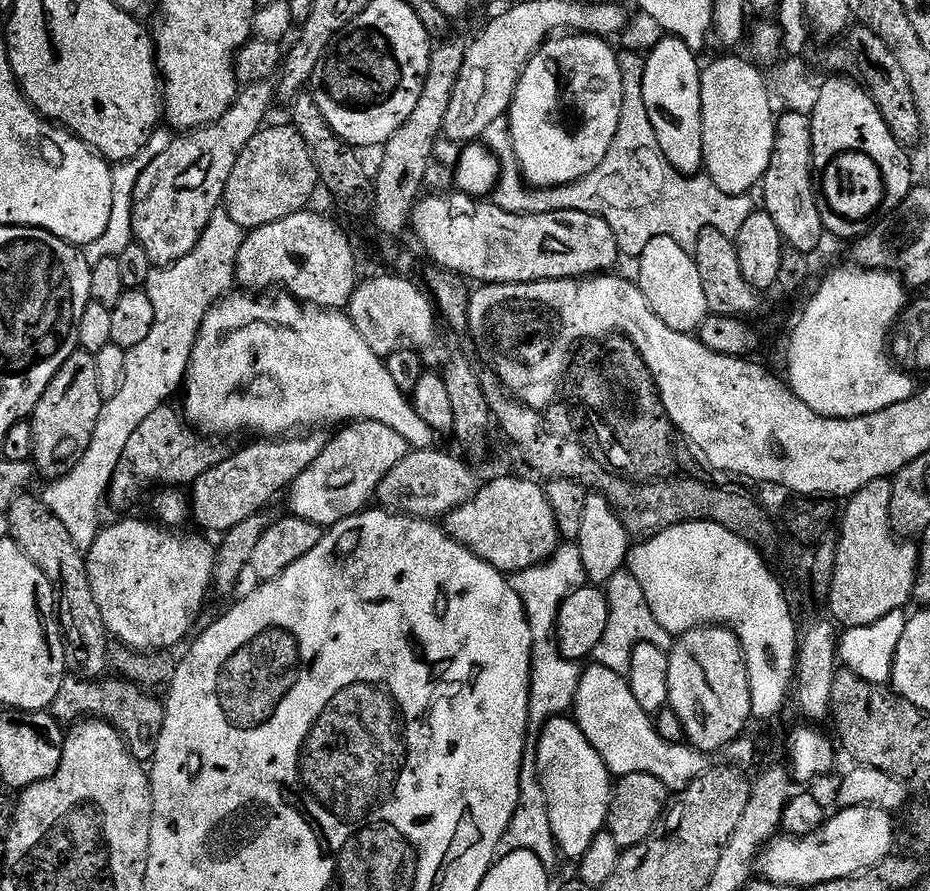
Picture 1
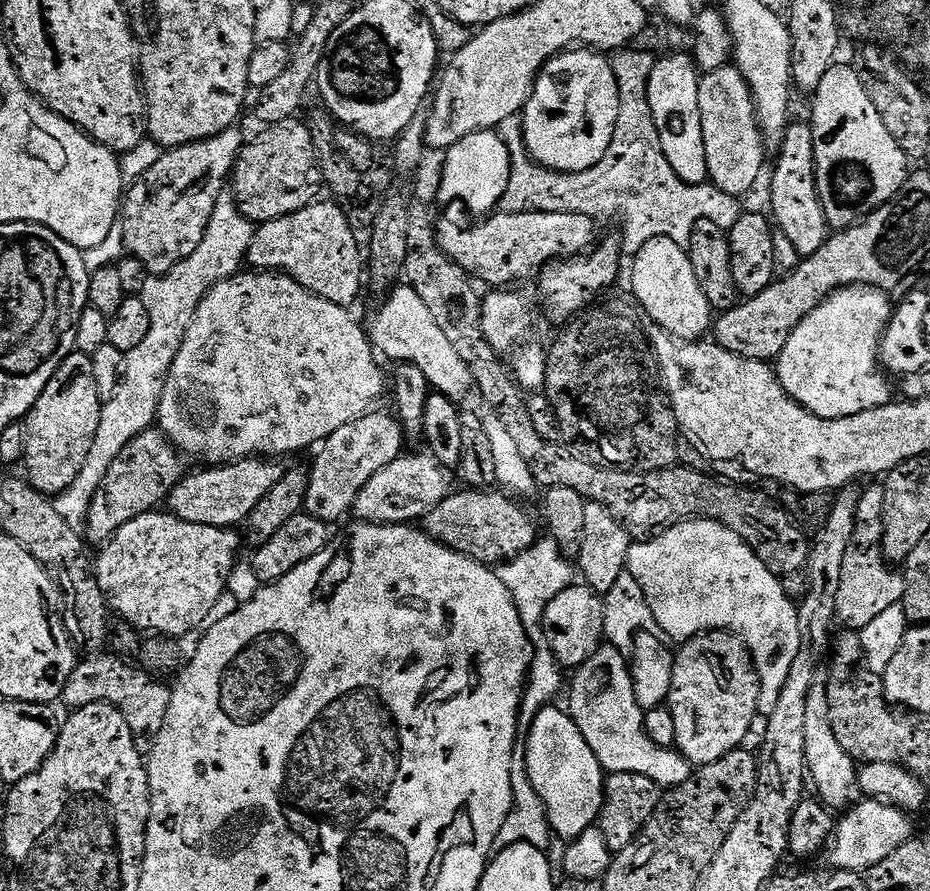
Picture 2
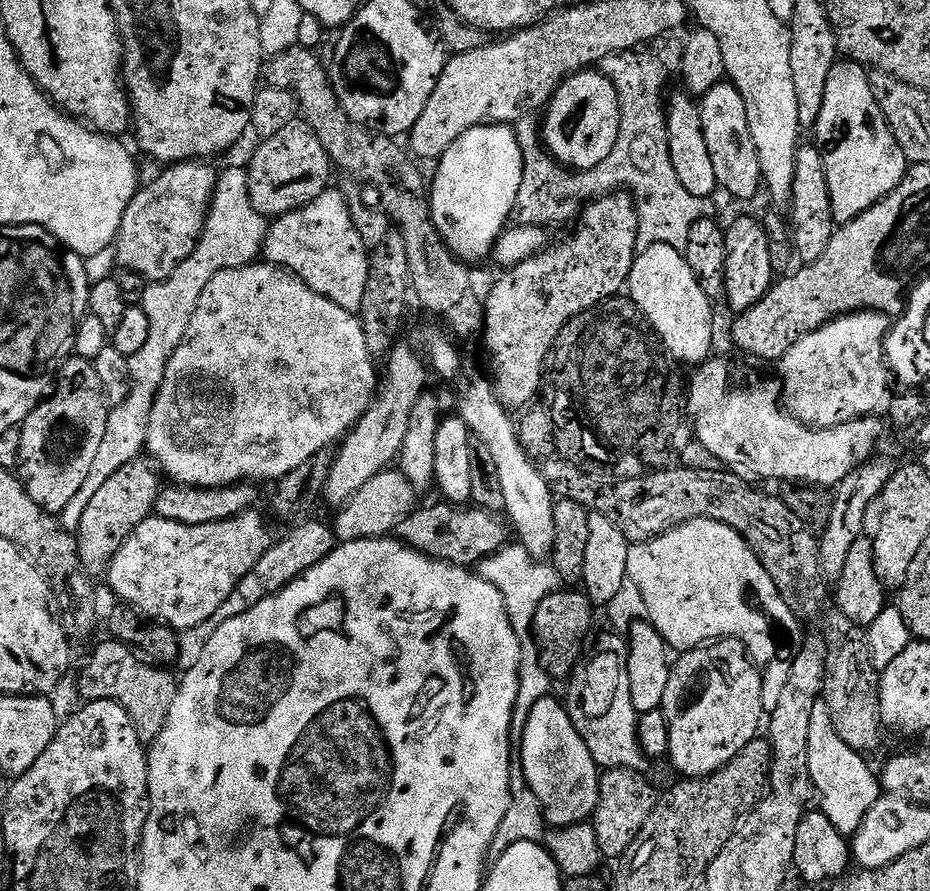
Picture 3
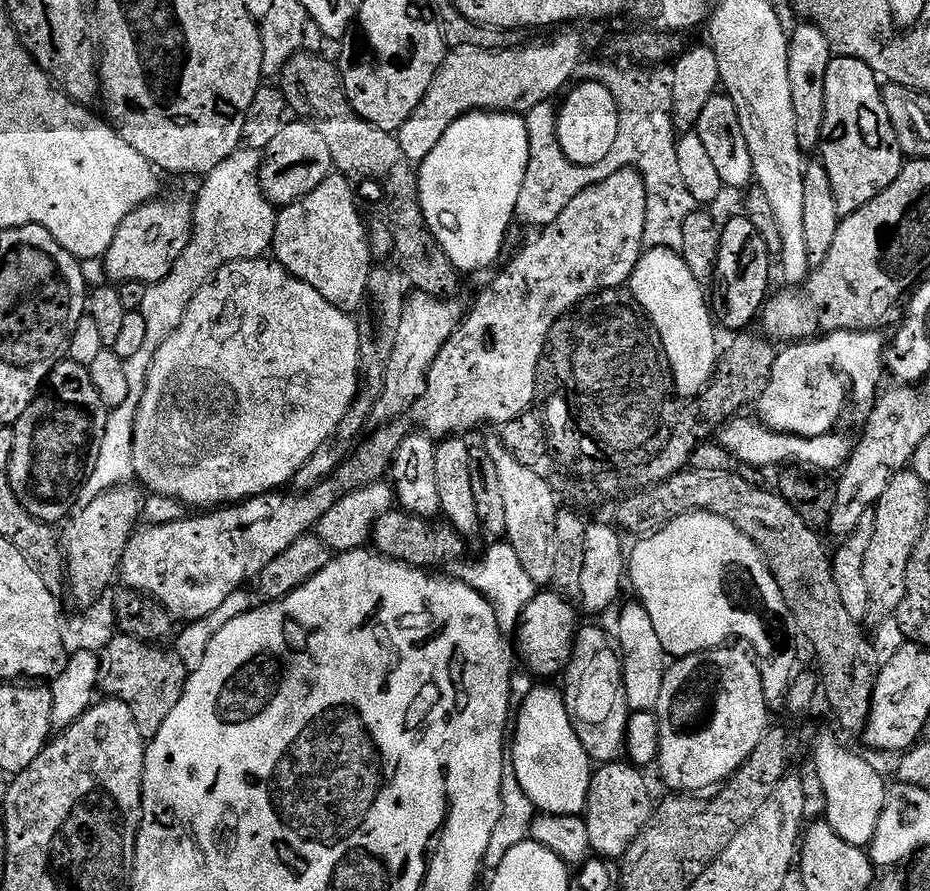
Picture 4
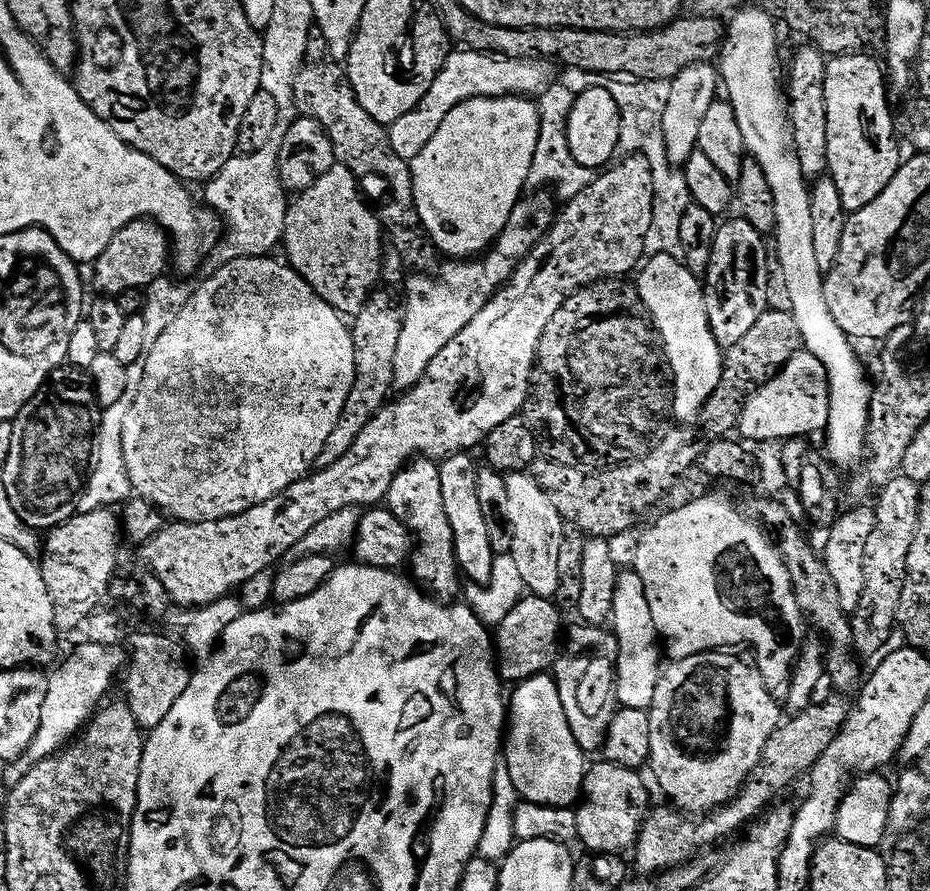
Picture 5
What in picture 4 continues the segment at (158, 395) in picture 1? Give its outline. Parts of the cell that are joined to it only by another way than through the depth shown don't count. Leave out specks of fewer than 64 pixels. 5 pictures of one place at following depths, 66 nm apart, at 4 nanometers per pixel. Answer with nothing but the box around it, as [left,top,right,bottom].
[78,158,277,508]

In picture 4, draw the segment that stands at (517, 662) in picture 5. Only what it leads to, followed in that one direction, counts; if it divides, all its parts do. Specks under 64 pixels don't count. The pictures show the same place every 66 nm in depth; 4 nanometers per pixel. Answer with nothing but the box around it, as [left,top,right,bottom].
[514,590,578,677]

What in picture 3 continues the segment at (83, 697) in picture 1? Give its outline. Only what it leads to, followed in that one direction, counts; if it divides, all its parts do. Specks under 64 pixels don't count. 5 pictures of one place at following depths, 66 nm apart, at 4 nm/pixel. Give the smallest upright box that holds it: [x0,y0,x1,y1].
[80,639,178,746]

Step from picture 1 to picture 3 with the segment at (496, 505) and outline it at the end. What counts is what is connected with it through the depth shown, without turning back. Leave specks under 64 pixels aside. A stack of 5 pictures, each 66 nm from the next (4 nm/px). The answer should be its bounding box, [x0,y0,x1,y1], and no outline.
[395,503,510,569]

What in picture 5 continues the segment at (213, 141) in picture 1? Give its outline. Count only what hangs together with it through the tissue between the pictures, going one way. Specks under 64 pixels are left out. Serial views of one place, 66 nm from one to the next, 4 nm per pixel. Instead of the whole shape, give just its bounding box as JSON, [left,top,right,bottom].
[94,218,170,298]

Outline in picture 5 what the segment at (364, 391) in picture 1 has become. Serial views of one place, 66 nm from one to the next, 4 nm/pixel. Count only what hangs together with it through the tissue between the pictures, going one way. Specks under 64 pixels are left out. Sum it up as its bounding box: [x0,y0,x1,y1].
[122,256,356,524]

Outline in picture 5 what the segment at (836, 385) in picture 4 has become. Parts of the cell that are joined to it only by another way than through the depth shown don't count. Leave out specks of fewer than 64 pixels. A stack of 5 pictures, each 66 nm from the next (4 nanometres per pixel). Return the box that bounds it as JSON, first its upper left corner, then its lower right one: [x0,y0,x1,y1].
[738,350,830,442]

